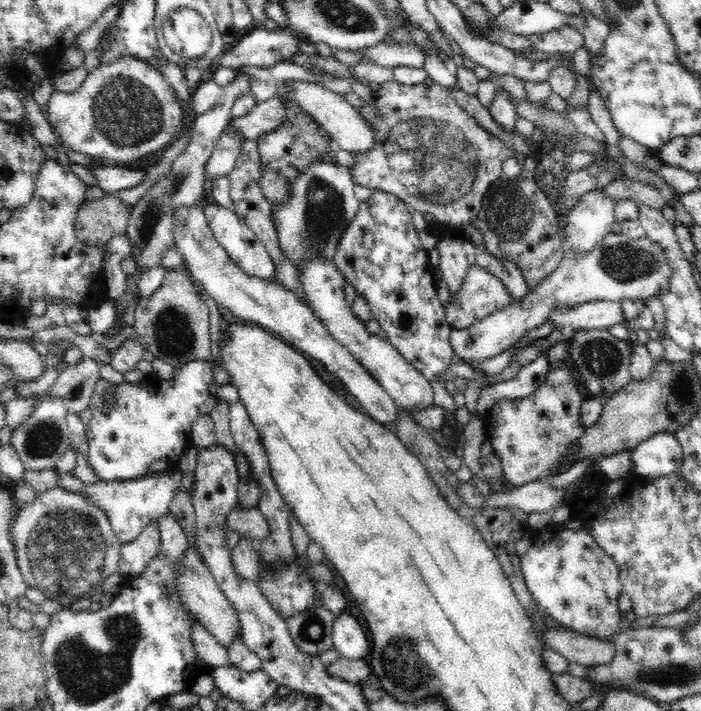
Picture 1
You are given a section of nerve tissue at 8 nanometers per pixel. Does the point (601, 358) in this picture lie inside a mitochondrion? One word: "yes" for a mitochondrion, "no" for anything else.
yes

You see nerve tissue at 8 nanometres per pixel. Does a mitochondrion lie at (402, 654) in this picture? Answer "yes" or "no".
yes

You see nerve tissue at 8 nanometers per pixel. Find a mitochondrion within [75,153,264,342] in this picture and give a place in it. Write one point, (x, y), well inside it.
(151, 214)

